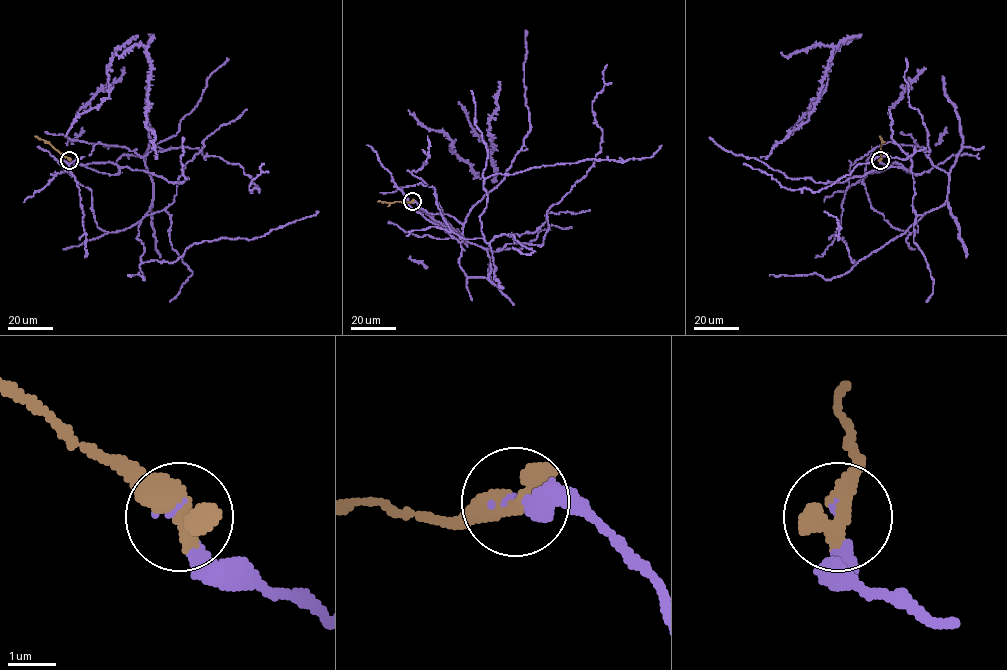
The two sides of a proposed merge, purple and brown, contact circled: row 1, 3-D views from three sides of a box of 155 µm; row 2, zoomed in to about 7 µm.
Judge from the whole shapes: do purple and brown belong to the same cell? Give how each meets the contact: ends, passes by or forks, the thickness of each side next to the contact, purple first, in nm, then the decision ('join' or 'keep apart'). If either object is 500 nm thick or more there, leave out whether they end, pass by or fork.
170/650 nm | join

